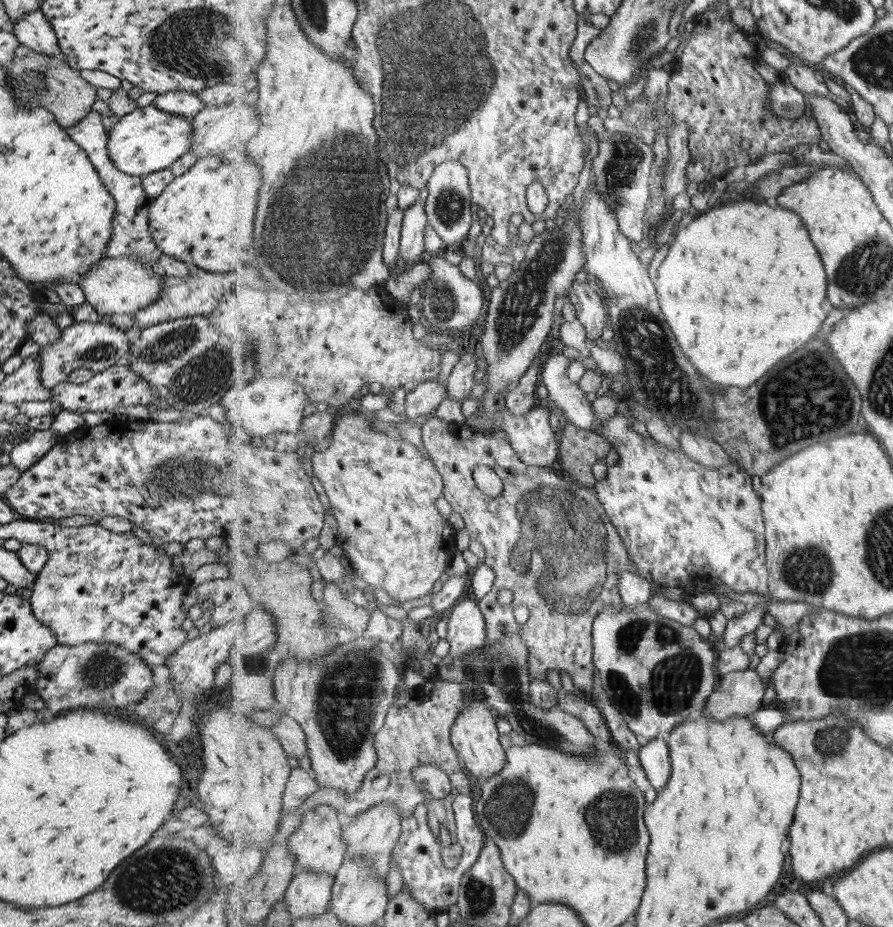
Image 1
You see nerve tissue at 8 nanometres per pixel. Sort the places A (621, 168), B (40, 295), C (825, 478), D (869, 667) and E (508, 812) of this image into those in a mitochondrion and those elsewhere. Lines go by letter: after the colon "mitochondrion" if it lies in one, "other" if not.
A: mitochondrion
B: other
C: other
D: mitochondrion
E: mitochondrion

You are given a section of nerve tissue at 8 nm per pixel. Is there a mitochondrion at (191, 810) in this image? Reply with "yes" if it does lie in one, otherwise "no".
no

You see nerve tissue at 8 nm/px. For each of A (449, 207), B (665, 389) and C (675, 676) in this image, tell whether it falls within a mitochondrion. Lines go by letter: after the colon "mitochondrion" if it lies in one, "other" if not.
A: mitochondrion
B: mitochondrion
C: mitochondrion

